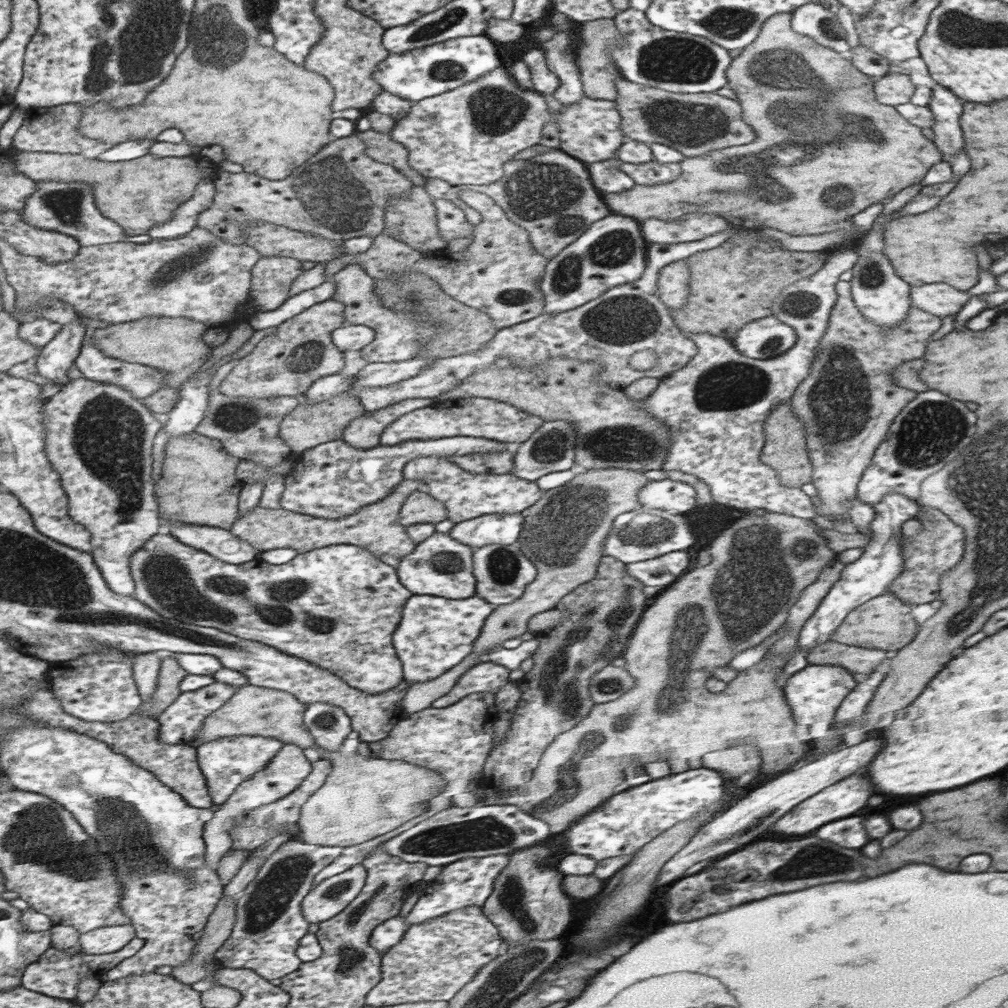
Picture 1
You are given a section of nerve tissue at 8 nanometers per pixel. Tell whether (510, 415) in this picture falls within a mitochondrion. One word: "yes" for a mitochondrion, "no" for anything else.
no

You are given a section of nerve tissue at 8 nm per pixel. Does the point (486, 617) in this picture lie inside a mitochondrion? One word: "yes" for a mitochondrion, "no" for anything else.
no

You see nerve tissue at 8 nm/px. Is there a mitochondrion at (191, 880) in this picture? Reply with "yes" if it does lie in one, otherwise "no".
yes

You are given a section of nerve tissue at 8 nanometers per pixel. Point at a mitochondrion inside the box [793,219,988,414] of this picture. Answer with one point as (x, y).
(873, 276)

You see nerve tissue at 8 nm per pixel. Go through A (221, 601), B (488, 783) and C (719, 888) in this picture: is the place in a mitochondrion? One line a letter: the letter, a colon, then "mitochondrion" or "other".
A: mitochondrion
B: other
C: other

